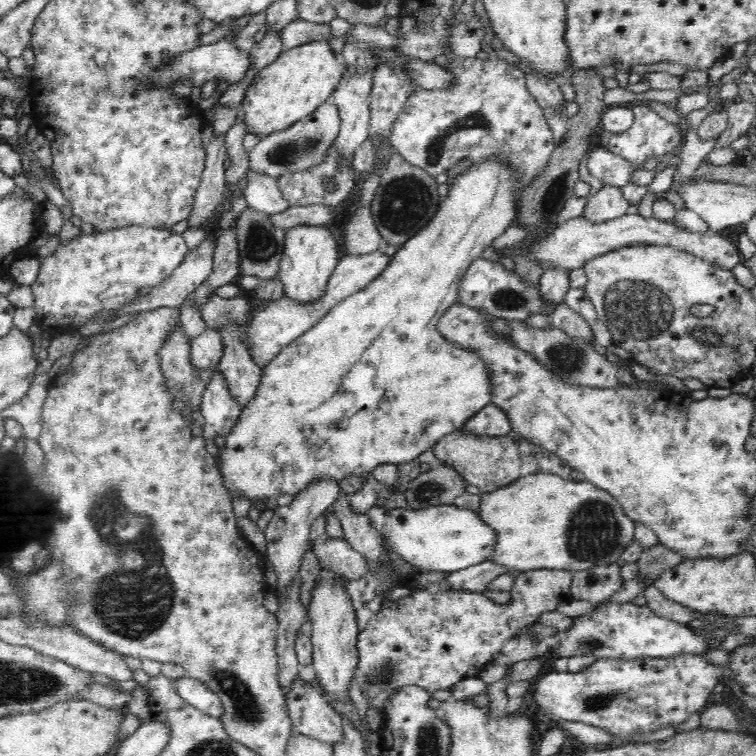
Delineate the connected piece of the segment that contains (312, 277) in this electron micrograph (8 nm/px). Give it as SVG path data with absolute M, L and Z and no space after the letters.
M298 226L286 231L286 244L278 276L284 287L284 298L292 303L300 303L300 306L314 307L323 299L341 256L336 240L325 227Z

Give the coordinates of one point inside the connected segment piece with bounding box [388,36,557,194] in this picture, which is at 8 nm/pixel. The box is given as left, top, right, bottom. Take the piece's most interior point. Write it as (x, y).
(486, 111)

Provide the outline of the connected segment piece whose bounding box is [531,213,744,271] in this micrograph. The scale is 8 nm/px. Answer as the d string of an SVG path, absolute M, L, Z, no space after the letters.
M638 213L626 214L602 223L589 222L583 216L561 222L554 232L550 232L542 242L538 242L532 248L531 256L538 260L538 263L544 263L547 268L558 266L572 270L583 268L599 256L619 251L620 248L632 247L672 248L674 251L686 252L705 260L705 263L712 264L713 267L728 271L732 271L732 268L744 262L739 248L736 248L724 235L718 236L717 233L710 231L706 234L690 232L686 228L680 228L653 217L643 218Z

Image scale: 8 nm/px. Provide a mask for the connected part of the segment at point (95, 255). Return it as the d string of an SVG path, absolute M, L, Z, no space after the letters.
M140 224L108 229L102 233L82 233L78 238L62 244L48 256L37 256L40 271L30 286L36 321L49 339L58 335L79 332L92 319L112 322L126 314L124 307L131 307L140 296L140 288L156 287L169 278L189 252L185 239L171 229L158 229Z

